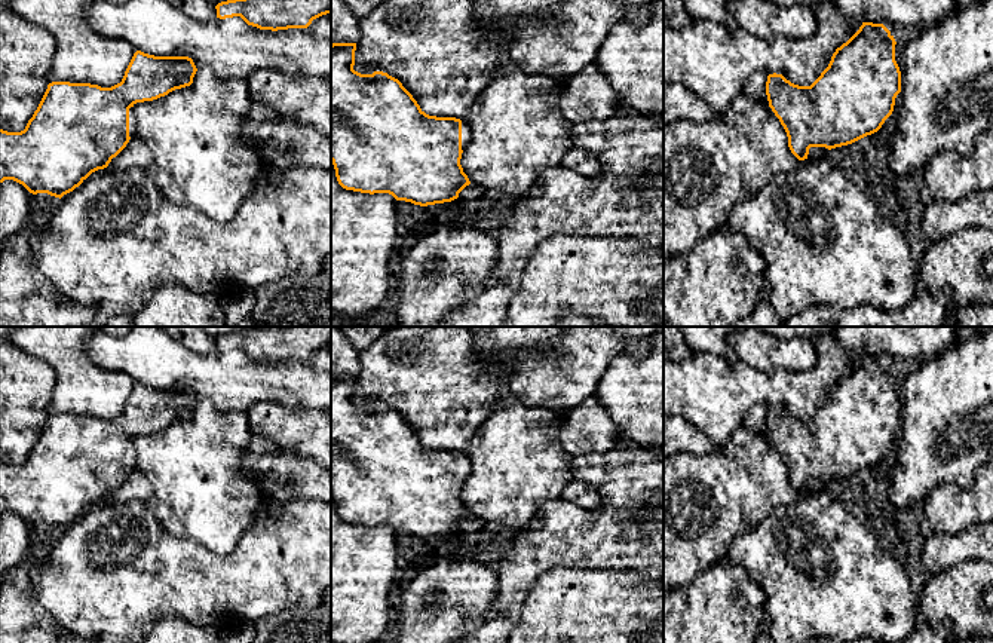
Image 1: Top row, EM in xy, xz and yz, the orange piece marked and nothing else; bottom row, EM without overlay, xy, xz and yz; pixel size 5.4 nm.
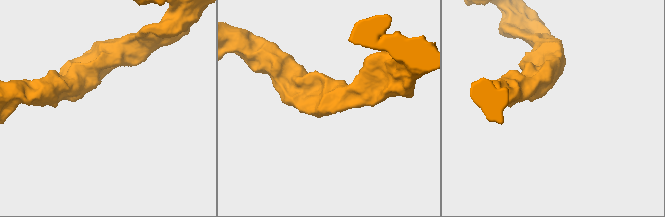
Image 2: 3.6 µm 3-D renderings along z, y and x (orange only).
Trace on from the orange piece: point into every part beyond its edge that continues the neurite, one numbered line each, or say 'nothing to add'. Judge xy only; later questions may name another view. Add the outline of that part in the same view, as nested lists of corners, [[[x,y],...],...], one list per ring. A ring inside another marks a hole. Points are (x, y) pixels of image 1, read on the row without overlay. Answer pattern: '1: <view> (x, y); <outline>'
1: xy (132, 456); [[[132,440],[129,441],[129,469],[137,469],[137,453],[132,444]]]

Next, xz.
1: xz (466, 465); [[[462,453],[462,483],[468,478],[472,469],[472,462],[468,453]]]

